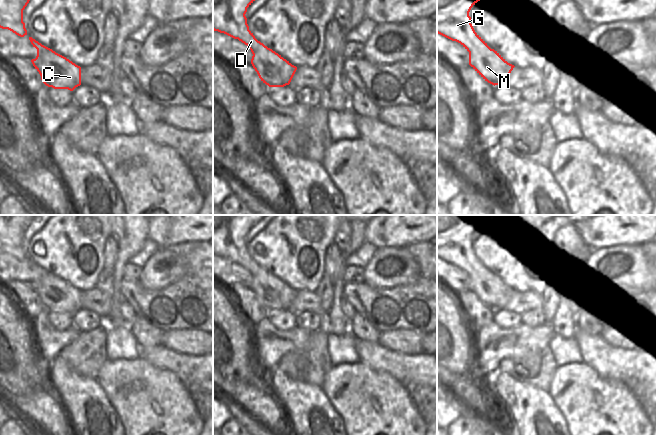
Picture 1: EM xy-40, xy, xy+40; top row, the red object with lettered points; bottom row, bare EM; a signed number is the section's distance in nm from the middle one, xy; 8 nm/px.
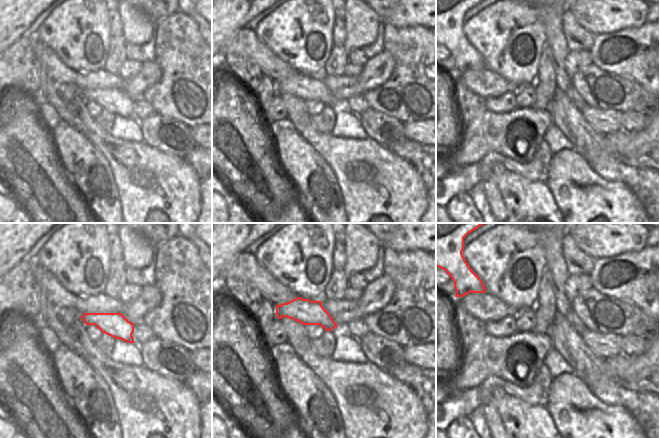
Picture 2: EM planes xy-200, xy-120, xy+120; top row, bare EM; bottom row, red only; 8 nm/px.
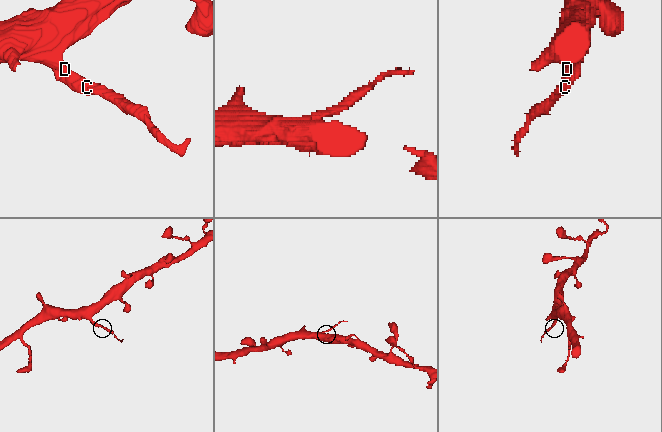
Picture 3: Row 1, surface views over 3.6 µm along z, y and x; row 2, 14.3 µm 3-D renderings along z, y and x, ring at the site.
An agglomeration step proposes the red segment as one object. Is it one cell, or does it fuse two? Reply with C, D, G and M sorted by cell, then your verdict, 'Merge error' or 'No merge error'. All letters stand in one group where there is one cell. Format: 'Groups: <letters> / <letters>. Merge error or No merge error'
Groups: C M / D G. Merge error.

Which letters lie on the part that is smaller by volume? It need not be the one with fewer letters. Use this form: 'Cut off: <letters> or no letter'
Cut off: C, M.

